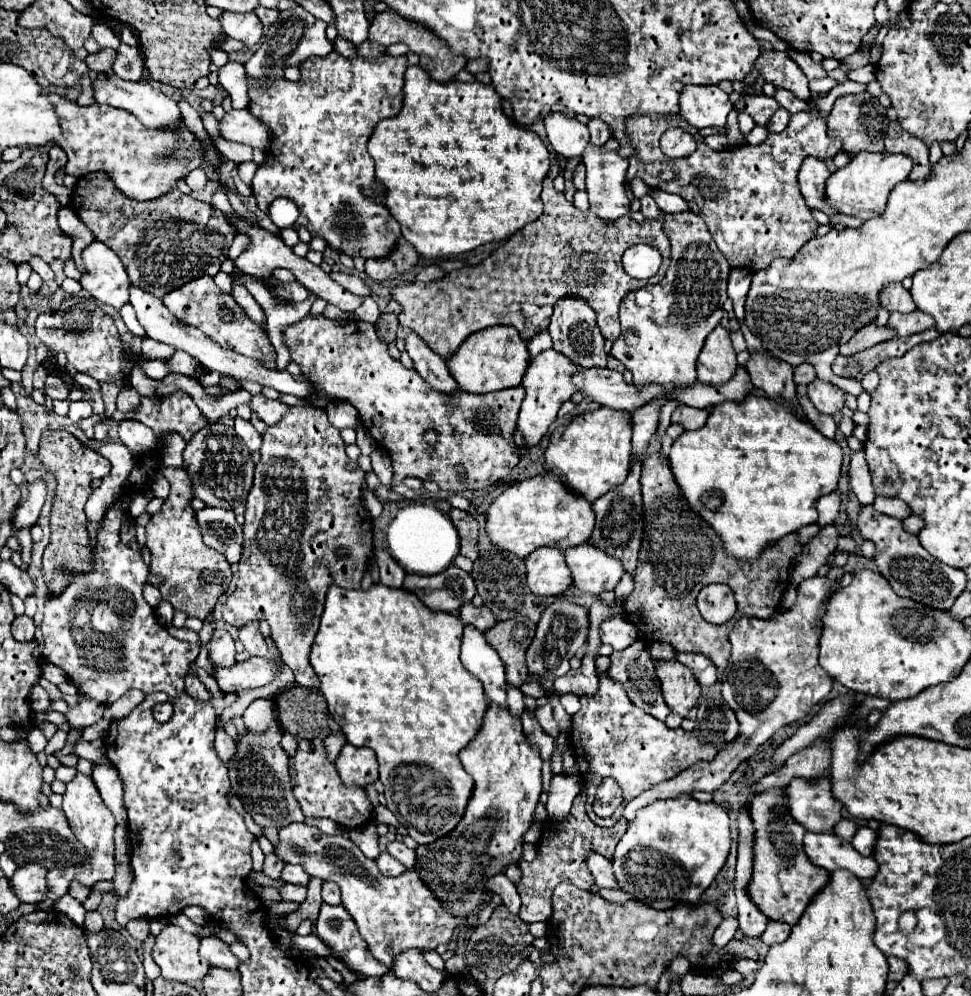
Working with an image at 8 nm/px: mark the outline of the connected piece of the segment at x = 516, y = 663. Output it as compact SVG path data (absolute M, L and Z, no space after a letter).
M507 619L497 621L489 631L485 631L487 643L499 653L505 671L507 683L511 687L521 687L527 681L525 651L533 641L535 623L529 619Z

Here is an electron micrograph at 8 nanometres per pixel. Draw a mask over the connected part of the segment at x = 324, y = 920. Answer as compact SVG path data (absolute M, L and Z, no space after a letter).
M323 903L315 929L317 929L317 937L353 973L361 977L369 977L369 975L379 977L387 973L387 969L379 965L379 961L375 961L373 955L367 951L367 943L359 939L355 921L351 919L351 915L347 915L347 909L343 905L333 907L333 905Z

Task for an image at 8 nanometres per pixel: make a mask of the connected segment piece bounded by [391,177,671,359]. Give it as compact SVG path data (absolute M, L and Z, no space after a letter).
M549 177L543 181L541 199L545 203L543 217L515 233L483 263L451 271L431 283L395 285L391 297L402 307L399 325L413 329L431 349L447 359L471 333L493 325L513 325L527 341L529 333L541 333L549 327L549 317L559 299L579 295L595 309L603 337L615 341L619 337L619 305L623 297L648 283L623 271L621 255L635 243L657 247L663 261L650 284L661 281L671 259L671 243L663 227L667 213L661 211L657 219L645 219L643 225L627 215L605 223L591 211L579 211L565 199L565 193L553 187Z

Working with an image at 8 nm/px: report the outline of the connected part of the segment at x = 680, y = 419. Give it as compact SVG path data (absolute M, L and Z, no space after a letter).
M681 405L673 411L671 415L671 423L679 423L683 425L683 429L699 429L705 425L709 417L709 411L707 409L695 409L695 407L687 407L687 405Z

